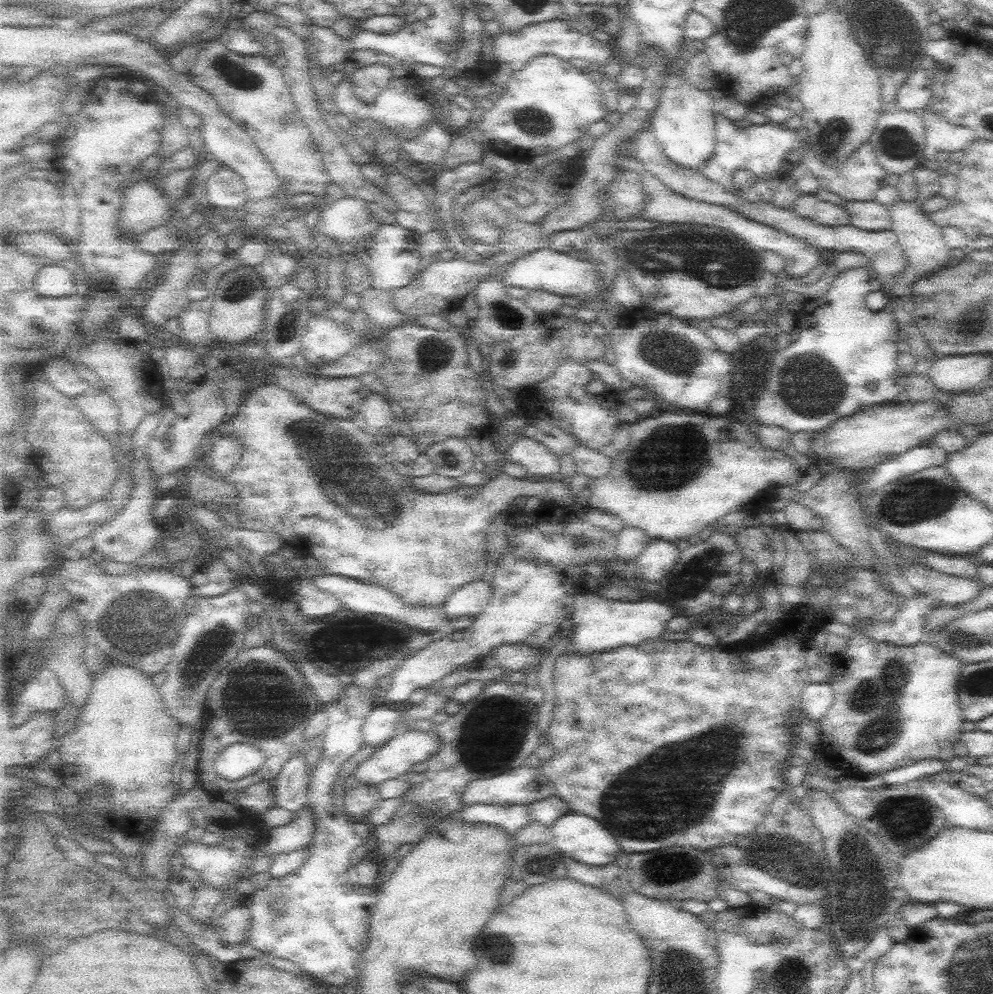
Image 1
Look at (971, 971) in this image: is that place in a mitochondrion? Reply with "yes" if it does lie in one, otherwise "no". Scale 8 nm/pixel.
yes

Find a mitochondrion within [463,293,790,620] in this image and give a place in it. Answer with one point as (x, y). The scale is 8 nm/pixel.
(663, 348)

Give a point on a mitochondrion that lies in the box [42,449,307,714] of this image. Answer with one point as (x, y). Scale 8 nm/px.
(143, 622)

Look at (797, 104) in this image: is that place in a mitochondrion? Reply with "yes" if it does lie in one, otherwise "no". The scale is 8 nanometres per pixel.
no

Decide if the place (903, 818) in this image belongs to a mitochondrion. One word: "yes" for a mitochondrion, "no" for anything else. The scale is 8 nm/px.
yes

